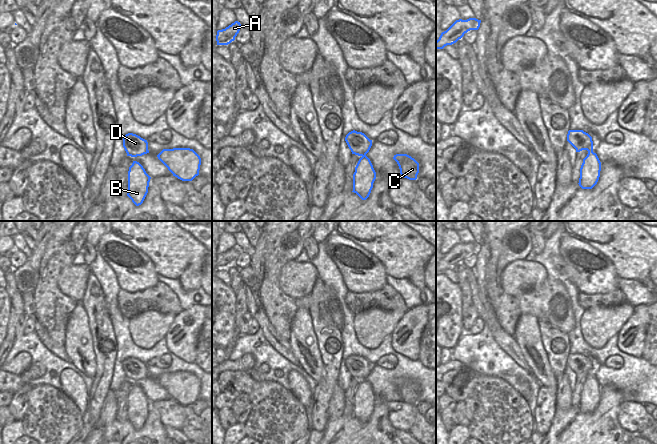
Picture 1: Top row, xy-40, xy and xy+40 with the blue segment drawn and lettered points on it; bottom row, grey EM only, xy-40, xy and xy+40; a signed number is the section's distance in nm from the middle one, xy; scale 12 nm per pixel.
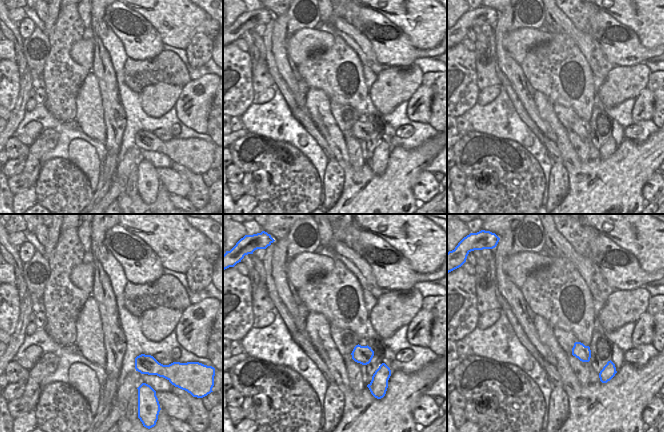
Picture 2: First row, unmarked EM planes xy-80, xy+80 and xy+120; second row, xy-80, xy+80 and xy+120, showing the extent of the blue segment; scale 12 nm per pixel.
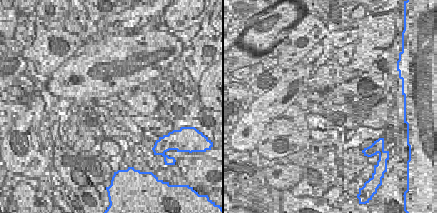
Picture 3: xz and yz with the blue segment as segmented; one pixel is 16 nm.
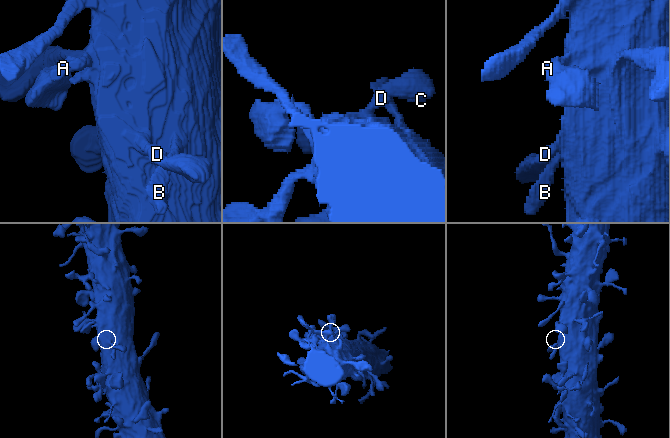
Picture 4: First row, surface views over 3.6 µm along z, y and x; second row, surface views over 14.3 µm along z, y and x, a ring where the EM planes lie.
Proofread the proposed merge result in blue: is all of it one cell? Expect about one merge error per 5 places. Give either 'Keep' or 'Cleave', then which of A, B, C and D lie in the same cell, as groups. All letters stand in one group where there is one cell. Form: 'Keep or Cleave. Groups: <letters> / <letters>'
Keep. Groups: A B C D

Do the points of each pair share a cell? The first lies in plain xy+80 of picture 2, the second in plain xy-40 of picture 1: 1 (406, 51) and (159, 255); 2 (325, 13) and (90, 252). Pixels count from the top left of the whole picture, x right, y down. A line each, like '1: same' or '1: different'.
1: different
2: same

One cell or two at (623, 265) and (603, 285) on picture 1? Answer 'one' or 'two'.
two

